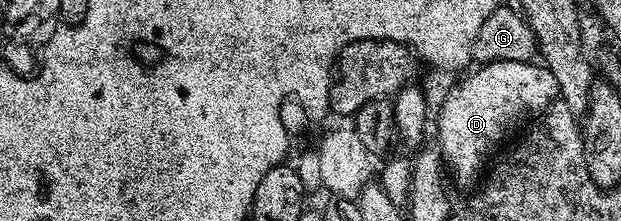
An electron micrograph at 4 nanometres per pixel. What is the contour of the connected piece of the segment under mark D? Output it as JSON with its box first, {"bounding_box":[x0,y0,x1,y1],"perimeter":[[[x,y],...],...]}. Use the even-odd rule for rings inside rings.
{"bounding_box":[437,60,559,189],"perimeter":[[[526,60],[525,62],[493,62],[476,67],[472,76],[467,76],[456,88],[447,92],[443,105],[439,108],[439,141],[437,147],[443,156],[446,171],[455,179],[459,188],[474,189],[480,183],[479,171],[487,160],[487,152],[491,152],[522,120],[530,116],[542,117],[548,106],[559,94],[557,78],[542,63]]]}

